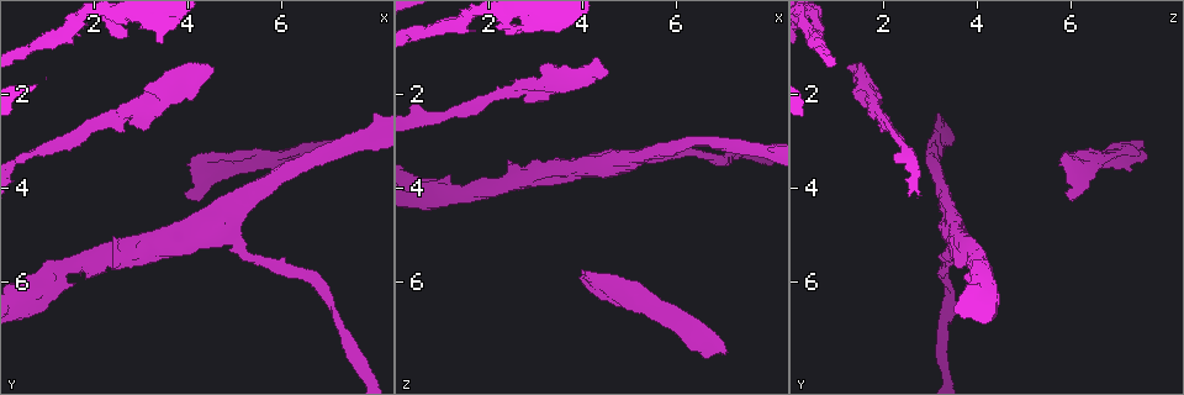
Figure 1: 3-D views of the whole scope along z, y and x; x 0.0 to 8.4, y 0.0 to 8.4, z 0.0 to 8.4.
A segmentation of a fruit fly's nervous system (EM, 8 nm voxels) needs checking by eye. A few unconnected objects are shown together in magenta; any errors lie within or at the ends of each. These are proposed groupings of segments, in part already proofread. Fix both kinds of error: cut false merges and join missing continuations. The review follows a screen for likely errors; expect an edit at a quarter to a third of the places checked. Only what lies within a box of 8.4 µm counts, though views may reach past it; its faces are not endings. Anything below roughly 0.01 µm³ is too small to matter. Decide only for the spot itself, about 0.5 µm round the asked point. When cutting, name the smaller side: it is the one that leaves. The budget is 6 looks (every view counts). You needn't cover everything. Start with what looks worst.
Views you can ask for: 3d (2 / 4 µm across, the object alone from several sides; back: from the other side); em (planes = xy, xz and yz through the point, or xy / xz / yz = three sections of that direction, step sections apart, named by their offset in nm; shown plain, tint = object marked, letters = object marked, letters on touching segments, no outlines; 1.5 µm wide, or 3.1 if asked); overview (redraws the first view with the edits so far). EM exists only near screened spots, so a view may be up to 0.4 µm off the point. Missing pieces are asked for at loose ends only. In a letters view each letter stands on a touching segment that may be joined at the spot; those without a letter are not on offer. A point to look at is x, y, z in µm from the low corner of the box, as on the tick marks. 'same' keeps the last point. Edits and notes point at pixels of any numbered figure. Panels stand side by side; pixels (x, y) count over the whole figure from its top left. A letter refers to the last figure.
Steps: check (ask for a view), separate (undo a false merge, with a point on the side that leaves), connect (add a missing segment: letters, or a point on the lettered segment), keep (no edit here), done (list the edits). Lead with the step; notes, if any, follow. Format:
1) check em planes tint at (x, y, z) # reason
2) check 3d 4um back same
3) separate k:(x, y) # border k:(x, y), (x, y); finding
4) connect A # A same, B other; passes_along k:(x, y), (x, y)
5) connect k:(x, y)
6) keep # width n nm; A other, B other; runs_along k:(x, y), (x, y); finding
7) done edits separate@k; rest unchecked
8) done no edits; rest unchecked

check em yz step 4 tint at (7.05, 3.00, 7.50) # branch stops here

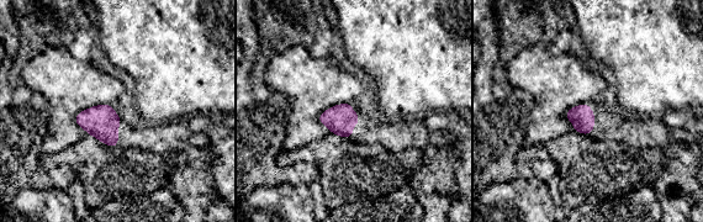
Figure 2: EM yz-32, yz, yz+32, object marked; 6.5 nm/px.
check em xz step 8 letters same

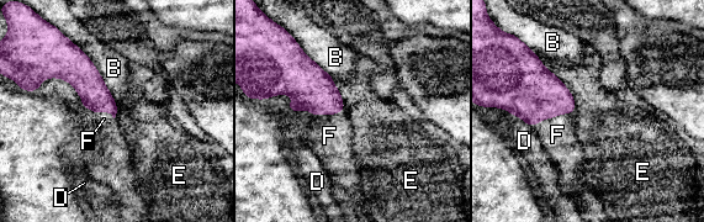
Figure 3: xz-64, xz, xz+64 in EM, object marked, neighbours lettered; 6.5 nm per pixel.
connect F # width 110 nm; longest_contact B 500 nm; B other, D other, E other, F same; the cell continues

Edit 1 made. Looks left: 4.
check overview

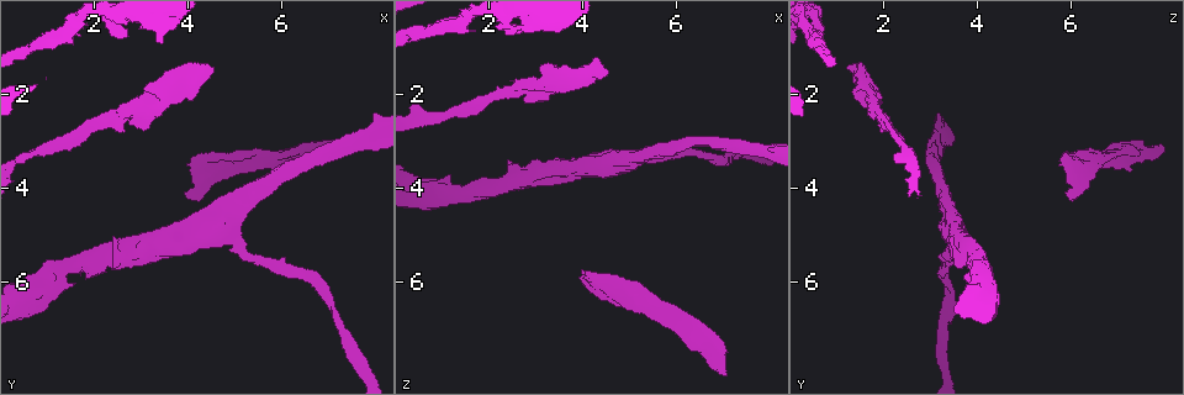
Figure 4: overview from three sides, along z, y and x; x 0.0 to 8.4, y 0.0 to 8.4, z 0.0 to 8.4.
check em planes letters at (3.55, 1.50, 1.45) # branch stops here

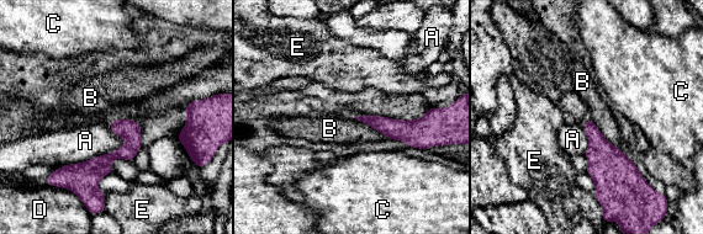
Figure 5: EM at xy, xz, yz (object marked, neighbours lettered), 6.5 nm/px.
keep # A other, B other, C other, D other, E other; runs_along 5:(135, 125), (121, 153), (67, 173); no lettered segment goes on from it

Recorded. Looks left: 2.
done edits connect@3; rest unchecked

